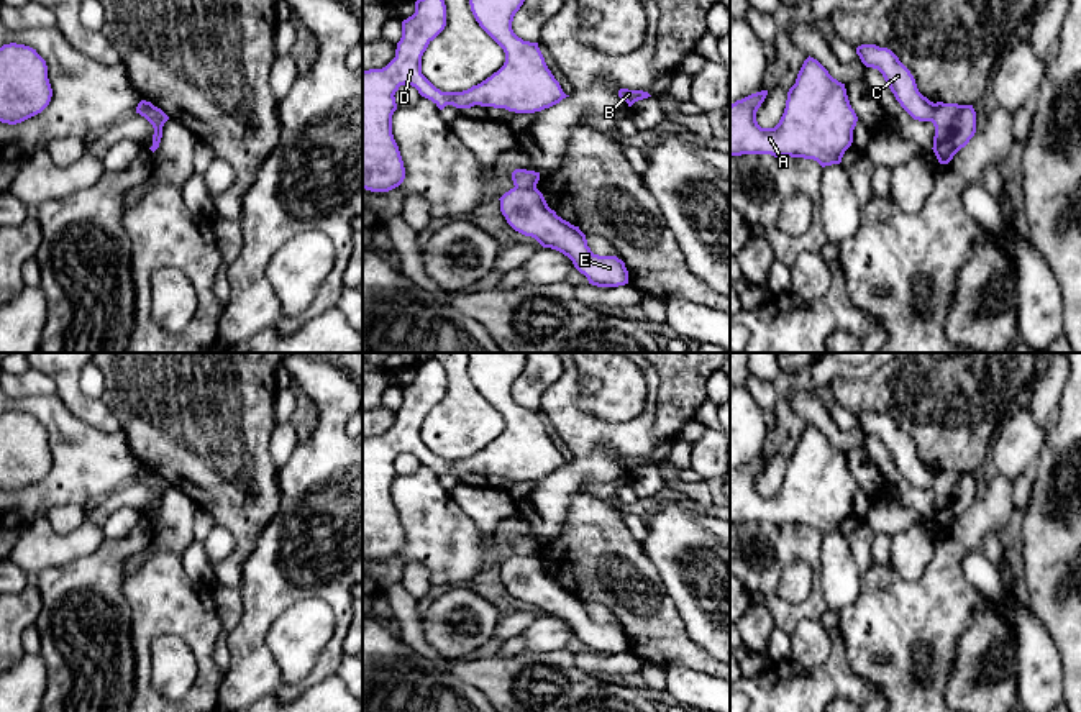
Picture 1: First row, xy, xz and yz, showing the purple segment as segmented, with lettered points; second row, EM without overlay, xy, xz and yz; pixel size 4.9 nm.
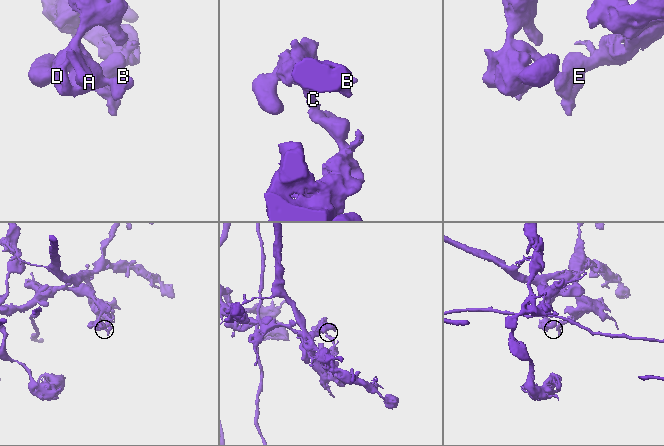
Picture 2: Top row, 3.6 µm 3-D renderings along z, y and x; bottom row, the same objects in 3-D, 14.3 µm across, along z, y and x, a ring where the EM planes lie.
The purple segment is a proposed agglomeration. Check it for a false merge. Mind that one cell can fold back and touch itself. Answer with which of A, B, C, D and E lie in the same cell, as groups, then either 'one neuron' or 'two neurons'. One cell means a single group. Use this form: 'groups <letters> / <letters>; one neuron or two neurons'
groups A B C D / E; two neurons

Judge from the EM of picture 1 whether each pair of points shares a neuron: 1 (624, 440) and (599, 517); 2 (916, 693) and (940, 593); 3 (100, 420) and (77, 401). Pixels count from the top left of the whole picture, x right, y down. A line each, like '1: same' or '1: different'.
1: different
2: same
3: same

